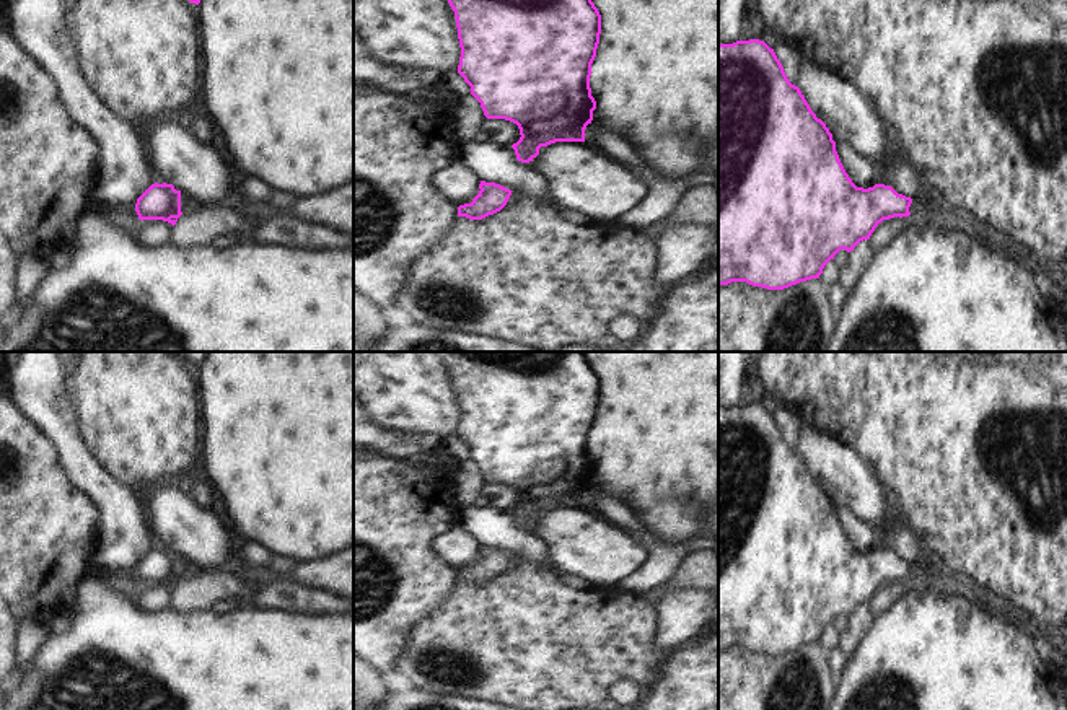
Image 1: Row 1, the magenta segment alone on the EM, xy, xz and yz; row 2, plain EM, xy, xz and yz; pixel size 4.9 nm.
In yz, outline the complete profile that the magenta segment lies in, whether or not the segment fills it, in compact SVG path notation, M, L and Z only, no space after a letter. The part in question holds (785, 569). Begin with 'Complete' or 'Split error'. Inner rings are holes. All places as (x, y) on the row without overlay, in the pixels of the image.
Complete. M749 404L718 409L718 651L731 646L746 646L767 655L784 655L800 646L819 643L824 630L841 614L847 617L854 616L860 606L870 604L883 585L909 581L911 568L911 562L898 559L891 550L875 549L873 552L863 554L852 547L839 524L832 498L811 476L800 453L790 448L774 414L764 405Z

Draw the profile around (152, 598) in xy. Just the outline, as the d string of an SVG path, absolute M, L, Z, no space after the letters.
M138 585L130 589L129 598L145 612L166 611L174 591L163 585Z

